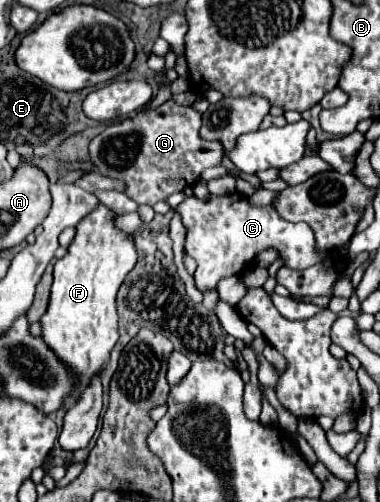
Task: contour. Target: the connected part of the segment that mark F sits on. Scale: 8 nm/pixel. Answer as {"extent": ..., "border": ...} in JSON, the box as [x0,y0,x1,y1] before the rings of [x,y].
{"extent":[40,206,136,390],"border":[[[98,206],[92,214],[88,214],[78,226],[76,226],[76,238],[68,248],[68,254],[54,264],[54,284],[50,292],[50,302],[46,312],[40,318],[42,326],[42,340],[50,350],[54,350],[56,358],[74,374],[76,390],[82,390],[90,384],[94,376],[98,376],[110,358],[110,350],[118,342],[118,312],[116,312],[116,294],[122,286],[126,274],[136,264],[136,248],[134,242],[128,240],[128,234],[120,232],[114,226],[114,212],[110,212],[106,206]]]}

